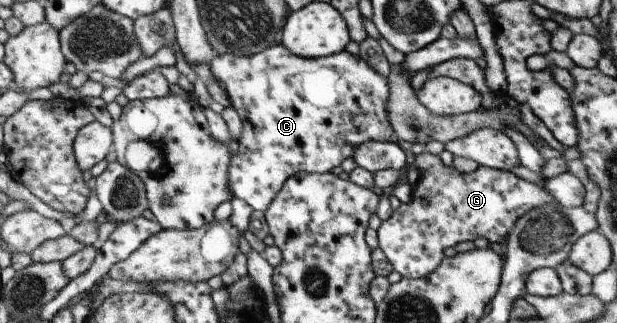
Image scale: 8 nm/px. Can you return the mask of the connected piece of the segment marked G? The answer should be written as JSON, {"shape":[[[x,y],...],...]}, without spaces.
{"shape":[[[424,152],[411,157],[410,160],[421,174],[421,181],[414,188],[413,202],[402,204],[394,212],[394,216],[391,216],[390,220],[383,221],[378,228],[380,248],[393,264],[394,270],[404,279],[430,276],[431,272],[435,272],[446,259],[445,250],[461,242],[474,241],[477,238],[485,238],[488,244],[501,242],[503,238],[508,238],[514,231],[515,224],[518,224],[519,218],[531,211],[531,208],[543,207],[543,204],[559,206],[544,188],[521,180],[510,171],[480,166],[476,172],[461,173],[453,165],[447,166],[441,158],[431,152]]]}

